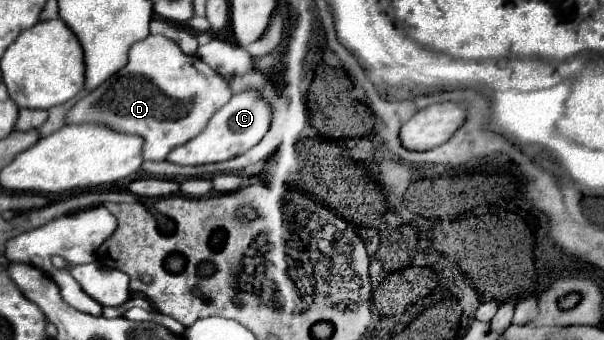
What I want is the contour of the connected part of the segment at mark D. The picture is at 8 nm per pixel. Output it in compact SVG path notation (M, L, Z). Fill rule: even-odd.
M149 35L129 49L129 63L115 77L107 79L103 85L99 85L73 105L73 109L67 113L67 123L103 123L121 133L141 135L145 139L143 159L163 161L173 147L193 139L207 125L213 113L231 99L231 95L233 91L229 83L199 57L185 55L175 41L163 35Z

